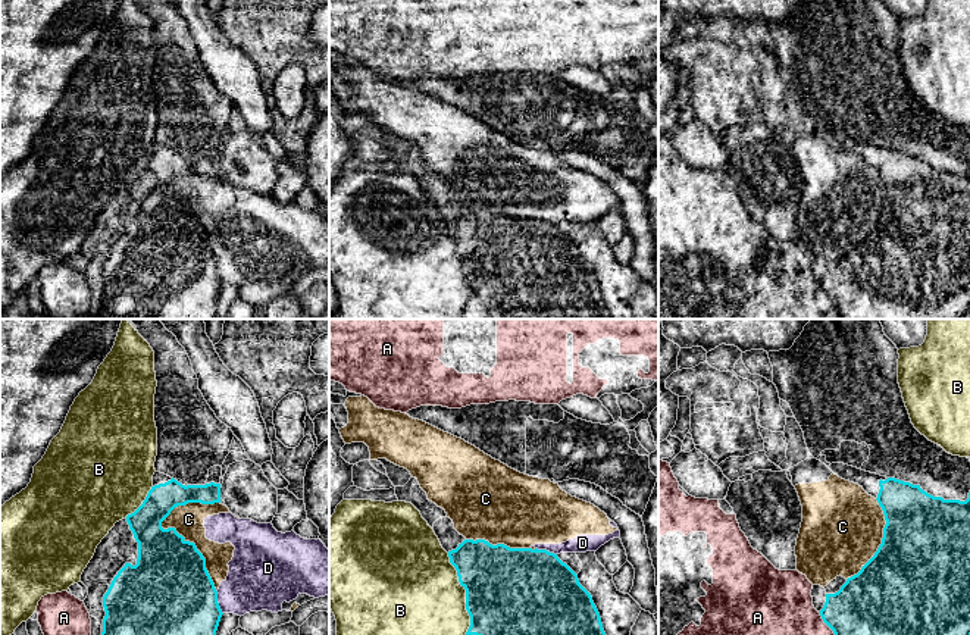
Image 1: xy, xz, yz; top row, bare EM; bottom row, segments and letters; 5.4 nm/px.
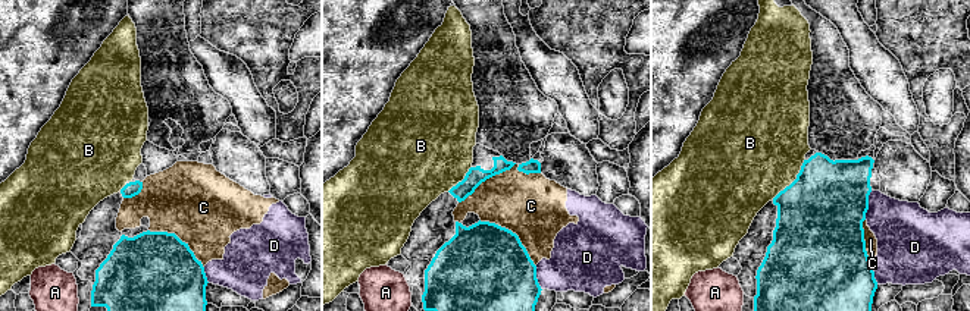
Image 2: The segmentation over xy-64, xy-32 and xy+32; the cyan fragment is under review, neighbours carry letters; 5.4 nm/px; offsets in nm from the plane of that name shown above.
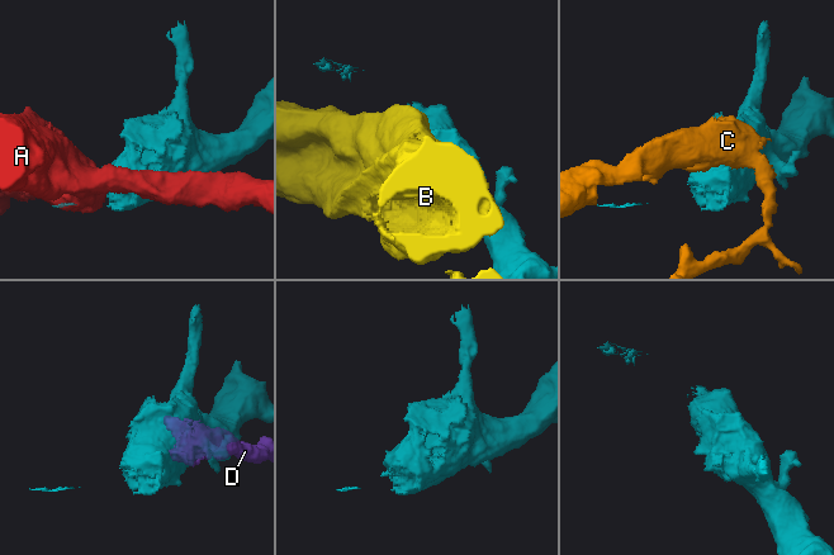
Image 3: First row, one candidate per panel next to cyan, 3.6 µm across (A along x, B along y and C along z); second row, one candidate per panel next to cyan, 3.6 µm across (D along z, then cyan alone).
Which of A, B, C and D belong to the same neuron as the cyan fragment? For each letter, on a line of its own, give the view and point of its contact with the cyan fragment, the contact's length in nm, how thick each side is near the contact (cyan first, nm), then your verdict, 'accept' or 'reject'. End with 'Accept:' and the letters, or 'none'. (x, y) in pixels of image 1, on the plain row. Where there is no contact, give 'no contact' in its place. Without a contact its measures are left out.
A: contact yz (832, 300); length 220 nm; calibres 500 and 460 nm; reject
B: contact xz (466, 265); length 460 nm; calibres 500 and 480 nm; reject
C: contact xy (191, 213); length 500 nm; calibres 420 and 170 nm; reject
D: contact xy (218, 274); length 130 nm; calibres 500 and 320 nm; reject
Accept: none

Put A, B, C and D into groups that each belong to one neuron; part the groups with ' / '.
A / B / C D

